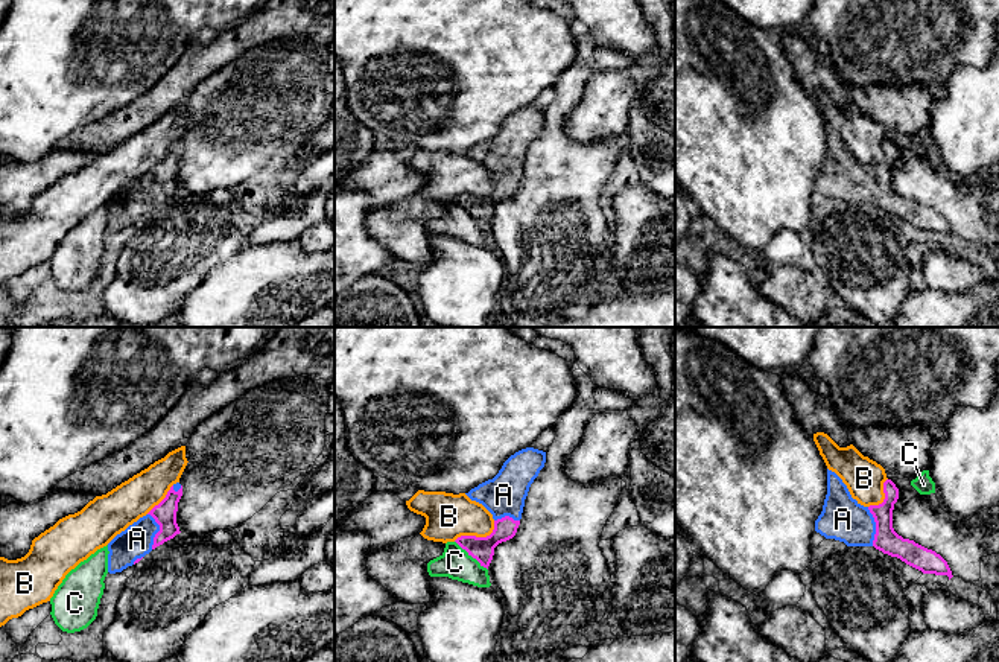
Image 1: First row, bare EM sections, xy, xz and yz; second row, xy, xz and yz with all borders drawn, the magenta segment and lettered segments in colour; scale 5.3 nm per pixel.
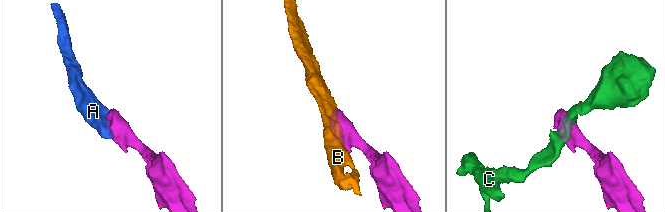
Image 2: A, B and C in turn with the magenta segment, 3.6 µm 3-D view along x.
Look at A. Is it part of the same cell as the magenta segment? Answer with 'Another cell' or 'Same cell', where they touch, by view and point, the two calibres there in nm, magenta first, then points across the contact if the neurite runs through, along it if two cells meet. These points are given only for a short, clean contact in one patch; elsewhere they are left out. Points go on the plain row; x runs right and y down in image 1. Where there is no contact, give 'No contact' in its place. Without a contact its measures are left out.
Same cell. Touches magenta at yz (876, 186). Thickness 130 nm (magenta) against 220 nm

